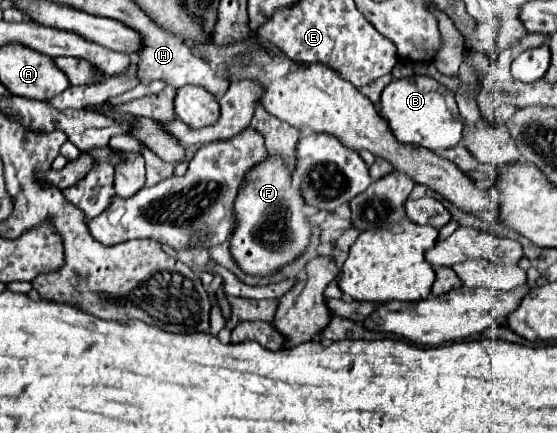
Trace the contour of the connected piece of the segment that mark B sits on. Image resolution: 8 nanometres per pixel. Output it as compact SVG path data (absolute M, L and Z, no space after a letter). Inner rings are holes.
M410 76L392 80L380 98L380 116L388 122L392 134L402 144L424 146L432 152L454 148L462 138L462 116L454 94L430 76Z

